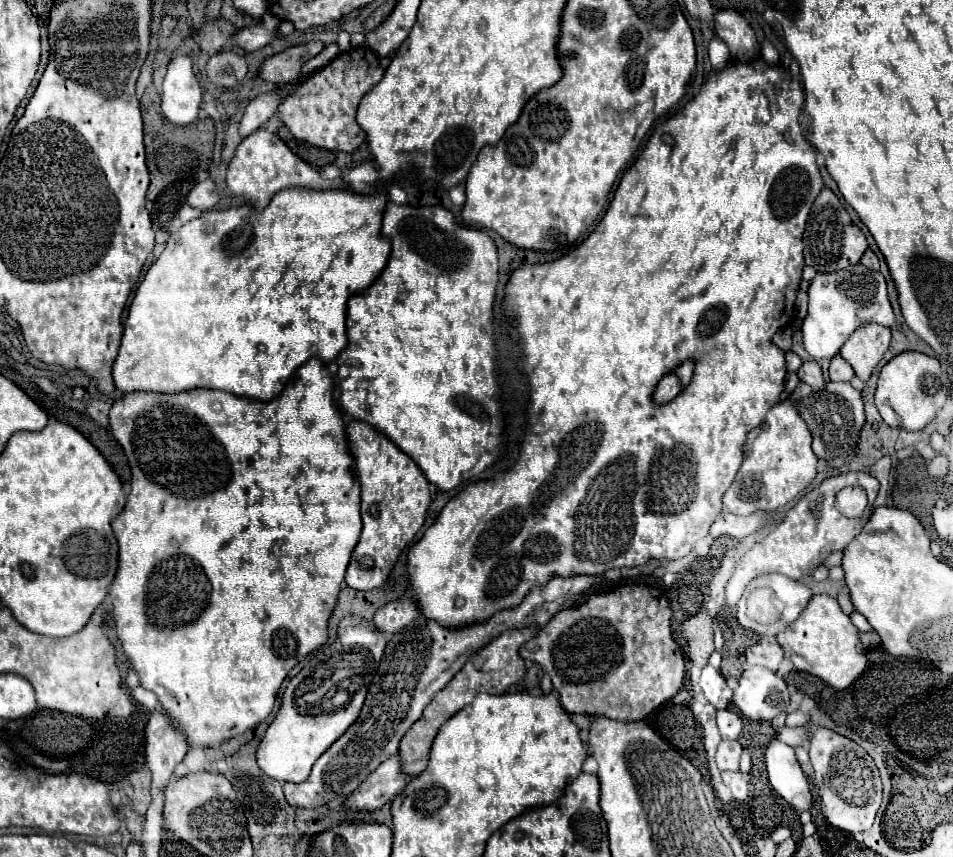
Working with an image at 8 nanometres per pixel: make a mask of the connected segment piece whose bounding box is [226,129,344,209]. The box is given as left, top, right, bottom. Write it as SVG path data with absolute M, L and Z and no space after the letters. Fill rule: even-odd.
M258 129L256 133L248 135L240 147L236 149L236 155L228 167L226 175L228 189L234 195L244 197L244 201L252 201L256 209L264 209L274 193L278 193L284 187L308 187L308 189L334 189L344 187L340 179L328 181L318 175L308 163L304 163L300 157L296 157L276 133L270 133L266 129Z

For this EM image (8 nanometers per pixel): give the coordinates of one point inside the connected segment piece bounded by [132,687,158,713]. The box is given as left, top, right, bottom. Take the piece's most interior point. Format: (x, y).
(147, 698)

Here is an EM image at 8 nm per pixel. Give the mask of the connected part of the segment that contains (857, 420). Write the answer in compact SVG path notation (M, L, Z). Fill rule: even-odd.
M826 383L822 391L810 393L810 397L796 401L800 417L806 421L812 433L812 447L818 459L828 463L830 467L844 467L856 457L860 429L864 427L864 403L858 389L850 383Z

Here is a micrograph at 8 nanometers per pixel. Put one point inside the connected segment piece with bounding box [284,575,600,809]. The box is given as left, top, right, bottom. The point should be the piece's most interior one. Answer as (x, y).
(420, 659)

